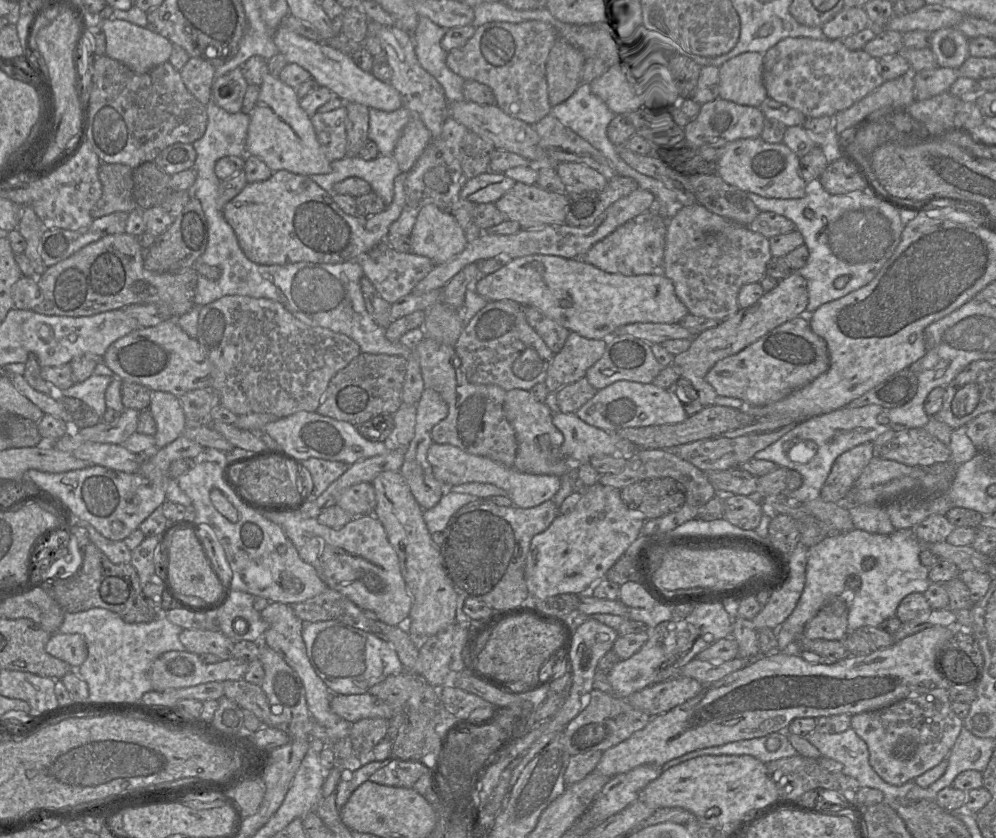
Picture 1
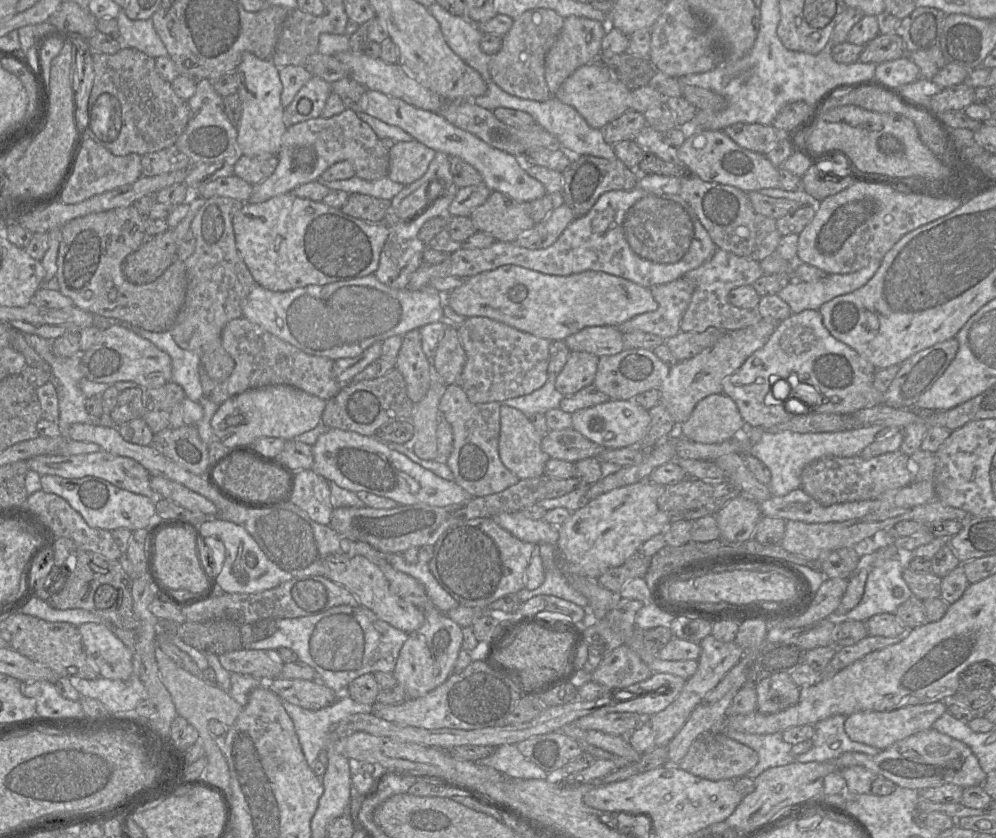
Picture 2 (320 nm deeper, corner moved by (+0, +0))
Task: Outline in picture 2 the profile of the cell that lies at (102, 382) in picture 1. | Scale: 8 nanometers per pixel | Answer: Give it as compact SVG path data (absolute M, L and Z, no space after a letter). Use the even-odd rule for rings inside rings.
M24 334L28 344L50 365L58 396L60 434L68 438L68 430L75 423L93 424L85 409L86 396L79 387L84 377L80 355L59 357L52 351L54 339Z

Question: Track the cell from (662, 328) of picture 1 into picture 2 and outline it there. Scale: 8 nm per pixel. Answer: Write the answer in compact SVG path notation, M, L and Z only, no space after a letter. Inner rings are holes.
M615 326L586 327L564 340L572 351L584 351L598 357L609 356L624 350L623 333Z

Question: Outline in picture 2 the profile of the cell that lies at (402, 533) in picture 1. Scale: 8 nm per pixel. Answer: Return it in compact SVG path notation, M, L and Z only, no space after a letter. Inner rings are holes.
M436 607L422 610L425 616L422 626L408 635L399 652L393 675L406 693L406 700L424 696L443 684L453 673L462 649L462 629Z

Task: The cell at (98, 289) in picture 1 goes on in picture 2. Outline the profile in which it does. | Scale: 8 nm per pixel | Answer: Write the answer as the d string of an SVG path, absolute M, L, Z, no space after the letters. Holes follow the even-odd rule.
M133 205L75 218L61 231L56 278L59 291L73 301L73 306L151 332L171 329L185 301L186 267L183 261L176 259L152 283L136 285L126 280L121 264L140 247L145 231L145 218Z

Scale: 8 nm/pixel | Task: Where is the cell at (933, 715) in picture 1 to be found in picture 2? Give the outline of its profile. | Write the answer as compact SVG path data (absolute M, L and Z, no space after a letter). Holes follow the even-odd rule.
M944 701L905 706L892 711L859 711L846 717L844 729L852 741L884 750L897 741L932 728L933 723L946 711L948 707Z

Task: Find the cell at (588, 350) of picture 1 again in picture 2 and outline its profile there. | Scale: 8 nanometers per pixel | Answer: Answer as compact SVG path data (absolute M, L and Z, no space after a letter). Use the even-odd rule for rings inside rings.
M572 351L555 380L556 389L563 396L570 396L594 384L599 357L584 351Z

